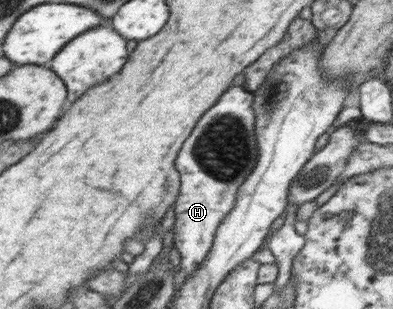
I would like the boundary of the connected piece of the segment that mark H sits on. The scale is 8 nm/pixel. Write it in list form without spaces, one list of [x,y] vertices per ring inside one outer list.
[[[239,86],[229,88],[229,94],[225,94],[225,98],[221,98],[221,102],[217,102],[217,106],[213,106],[213,110],[209,110],[209,114],[201,118],[201,122],[197,122],[197,130],[193,130],[193,138],[189,138],[189,142],[181,146],[181,154],[177,154],[177,170],[181,170],[181,198],[177,198],[175,202],[173,225],[170,229],[174,232],[173,247],[178,250],[180,256],[179,268],[185,272],[187,278],[196,273],[199,266],[203,264],[208,250],[215,243],[215,233],[221,222],[234,208],[238,189],[256,166],[258,146],[255,146],[253,122],[256,122],[256,117],[253,108],[249,108],[249,92],[245,92]]]

